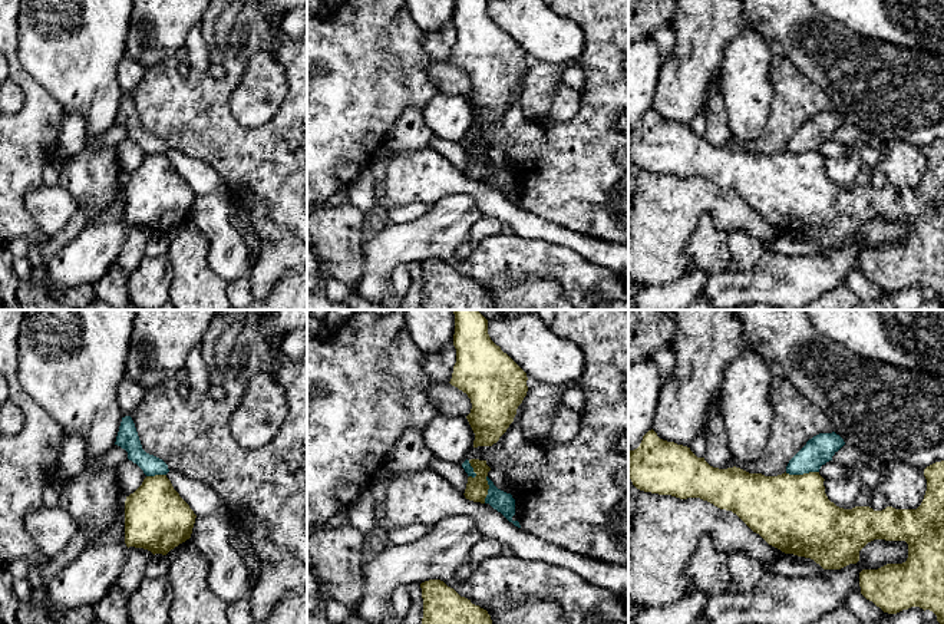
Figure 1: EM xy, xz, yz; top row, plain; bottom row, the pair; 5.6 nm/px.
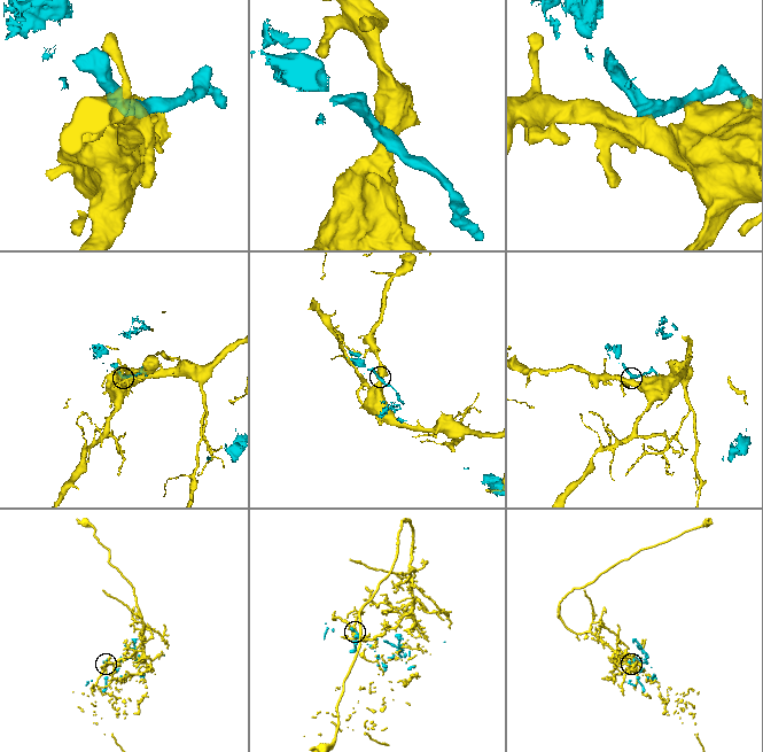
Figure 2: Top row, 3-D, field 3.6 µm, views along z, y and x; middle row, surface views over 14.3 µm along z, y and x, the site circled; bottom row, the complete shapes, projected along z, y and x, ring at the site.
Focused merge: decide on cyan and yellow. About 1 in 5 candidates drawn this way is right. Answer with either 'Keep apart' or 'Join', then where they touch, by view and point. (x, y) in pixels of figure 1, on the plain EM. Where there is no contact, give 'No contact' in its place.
Keep apart. Touches cyan at yz (801, 152)

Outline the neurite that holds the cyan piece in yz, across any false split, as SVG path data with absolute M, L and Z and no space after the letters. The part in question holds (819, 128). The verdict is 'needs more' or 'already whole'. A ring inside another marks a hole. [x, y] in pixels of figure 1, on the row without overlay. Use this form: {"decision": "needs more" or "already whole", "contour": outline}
{"decision": "already whole", "contour": "M819 112L789 139L786 152L803 153L819 151L821 145L832 139L832 135L845 123L844 118L832 112Z"}

